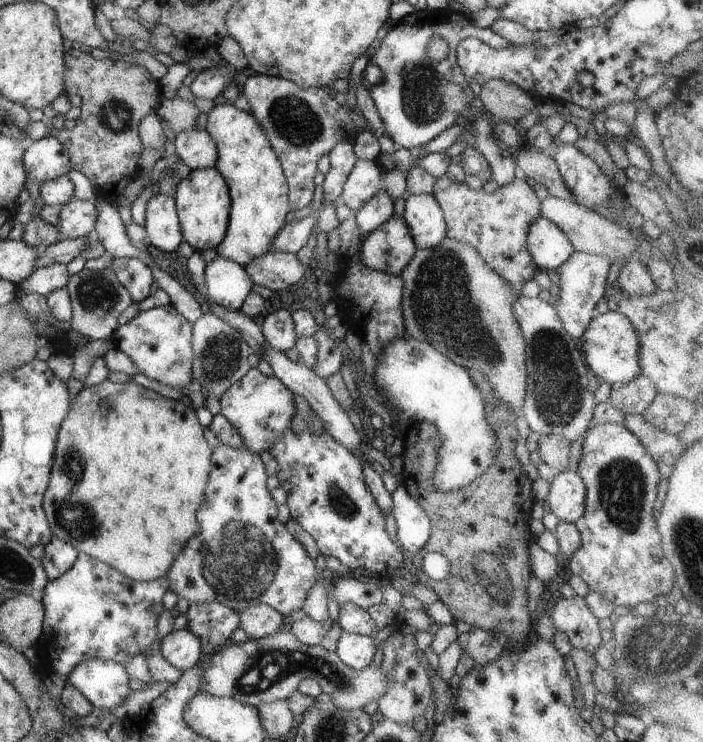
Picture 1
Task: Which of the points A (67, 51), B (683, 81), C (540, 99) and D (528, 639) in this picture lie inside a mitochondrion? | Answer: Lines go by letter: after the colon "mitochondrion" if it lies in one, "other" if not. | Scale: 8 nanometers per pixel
A: other
B: other
C: other
D: other

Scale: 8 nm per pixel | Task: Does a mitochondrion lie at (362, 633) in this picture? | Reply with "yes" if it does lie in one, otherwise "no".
no

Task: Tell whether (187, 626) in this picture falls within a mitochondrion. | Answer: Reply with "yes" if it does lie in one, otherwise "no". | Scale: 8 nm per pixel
no

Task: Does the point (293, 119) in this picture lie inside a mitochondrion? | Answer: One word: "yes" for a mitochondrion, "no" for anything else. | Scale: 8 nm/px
yes

